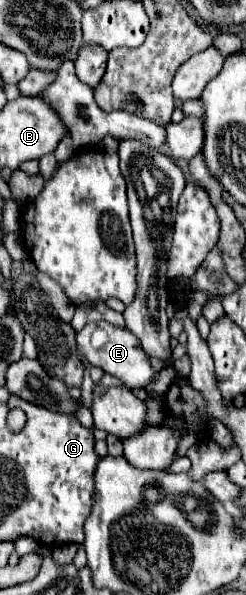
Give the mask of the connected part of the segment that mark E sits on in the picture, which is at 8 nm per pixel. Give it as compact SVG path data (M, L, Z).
M100 321L100 323L96 323L96 327L92 331L82 329L78 333L78 341L80 341L80 347L82 347L90 365L96 365L96 367L104 369L104 373L122 379L128 387L146 387L146 383L152 381L154 371L150 367L150 361L146 359L146 353L140 345L140 339L130 329Z

